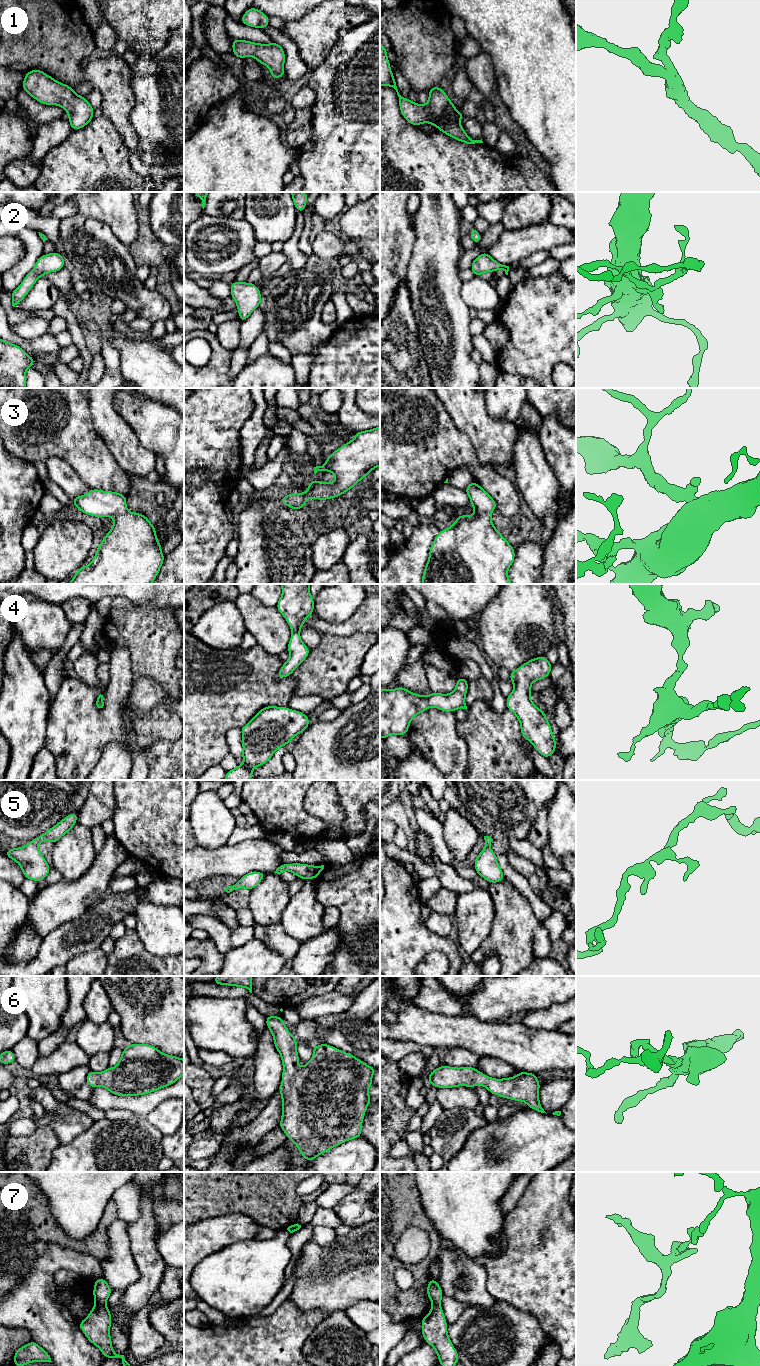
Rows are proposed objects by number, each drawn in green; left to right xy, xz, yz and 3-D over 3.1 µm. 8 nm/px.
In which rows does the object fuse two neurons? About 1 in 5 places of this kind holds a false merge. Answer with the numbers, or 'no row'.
7

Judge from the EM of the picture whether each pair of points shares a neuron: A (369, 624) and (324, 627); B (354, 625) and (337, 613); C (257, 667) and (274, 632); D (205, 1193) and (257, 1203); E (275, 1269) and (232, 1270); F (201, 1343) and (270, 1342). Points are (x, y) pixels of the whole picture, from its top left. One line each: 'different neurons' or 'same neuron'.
A: same neuron
B: different neurons
C: different neurons
D: same neuron
E: same neuron
F: same neuron

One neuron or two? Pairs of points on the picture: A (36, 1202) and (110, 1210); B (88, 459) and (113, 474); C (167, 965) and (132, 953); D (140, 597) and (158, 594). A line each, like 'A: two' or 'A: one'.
A: one
B: one
C: one
D: one

